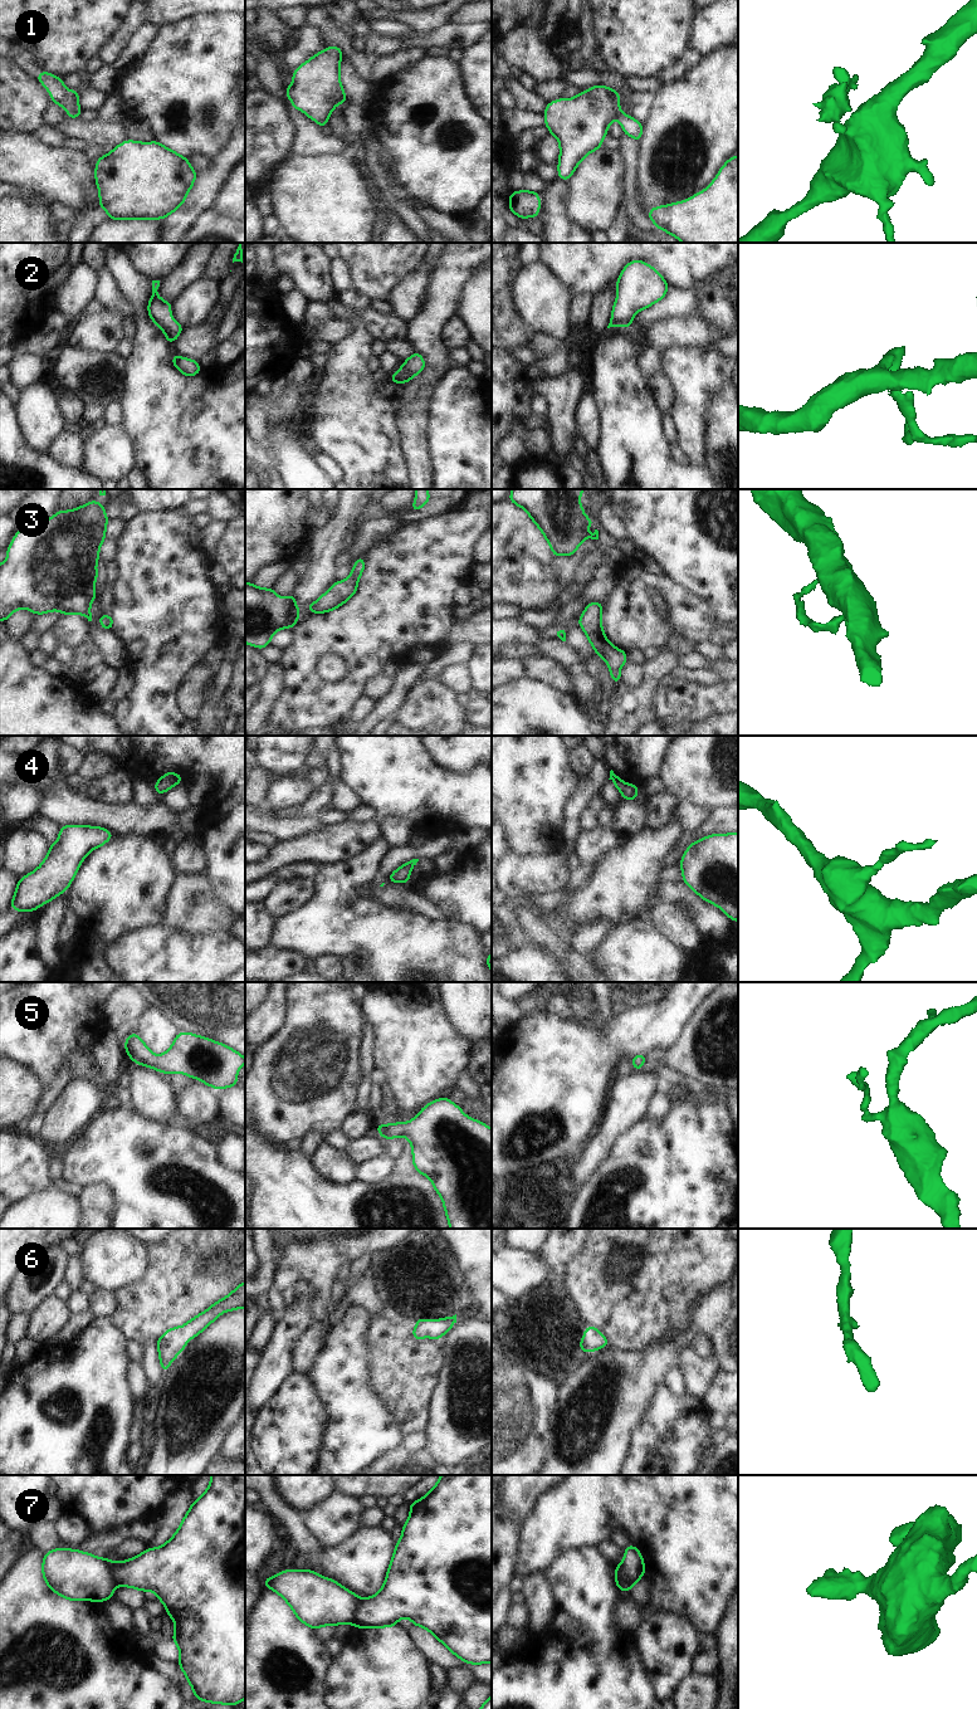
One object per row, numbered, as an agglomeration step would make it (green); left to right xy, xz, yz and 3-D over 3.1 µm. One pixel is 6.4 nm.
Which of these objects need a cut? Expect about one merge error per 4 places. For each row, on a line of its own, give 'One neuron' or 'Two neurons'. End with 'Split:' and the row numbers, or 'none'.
1: Two neurons
2: One neuron
3: One neuron
4: One neuron
5: One neuron
6: One neuron
7: Two neurons
Split: 1, 7.

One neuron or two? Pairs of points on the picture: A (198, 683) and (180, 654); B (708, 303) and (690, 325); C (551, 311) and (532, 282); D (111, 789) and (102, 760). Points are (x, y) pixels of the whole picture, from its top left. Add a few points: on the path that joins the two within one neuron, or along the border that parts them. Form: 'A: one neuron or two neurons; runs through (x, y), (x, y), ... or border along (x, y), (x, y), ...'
A: two neurons; border along (210, 649), (187, 674), (179, 689), (179, 698)
B: two neurons; border along (692, 315), (704, 317), (724, 330)
C: one neuron; runs through (545, 303), (537, 289)
D: two neurons; border along (118, 766), (93, 780), (83, 780), (77, 774)

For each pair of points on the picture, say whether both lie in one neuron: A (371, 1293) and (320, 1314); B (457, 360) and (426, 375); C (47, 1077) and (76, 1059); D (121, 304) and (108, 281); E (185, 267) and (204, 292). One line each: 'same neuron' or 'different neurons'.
A: same neuron
B: different neurons
C: same neuron
D: same neuron
E: different neurons

